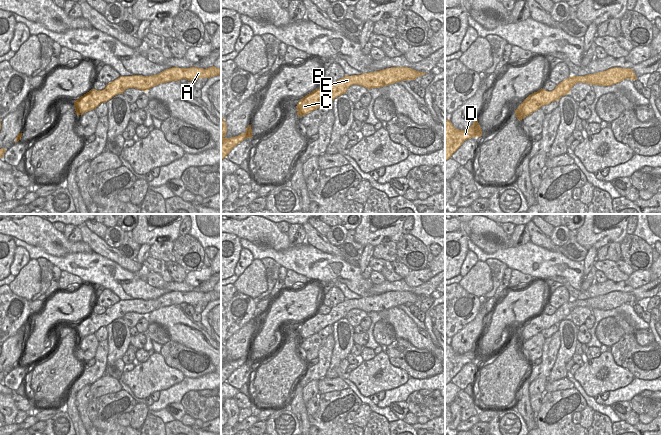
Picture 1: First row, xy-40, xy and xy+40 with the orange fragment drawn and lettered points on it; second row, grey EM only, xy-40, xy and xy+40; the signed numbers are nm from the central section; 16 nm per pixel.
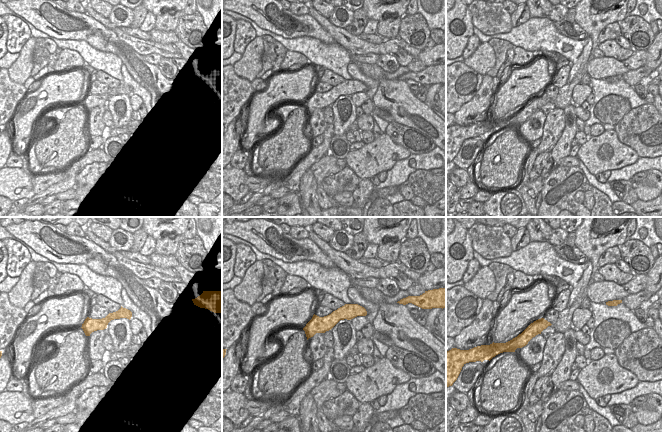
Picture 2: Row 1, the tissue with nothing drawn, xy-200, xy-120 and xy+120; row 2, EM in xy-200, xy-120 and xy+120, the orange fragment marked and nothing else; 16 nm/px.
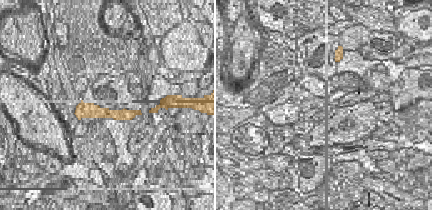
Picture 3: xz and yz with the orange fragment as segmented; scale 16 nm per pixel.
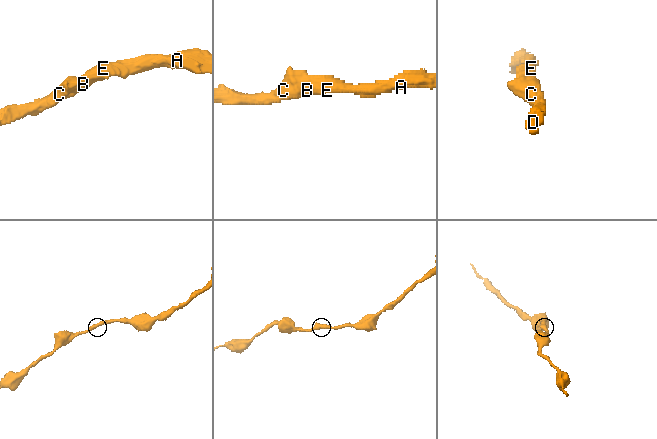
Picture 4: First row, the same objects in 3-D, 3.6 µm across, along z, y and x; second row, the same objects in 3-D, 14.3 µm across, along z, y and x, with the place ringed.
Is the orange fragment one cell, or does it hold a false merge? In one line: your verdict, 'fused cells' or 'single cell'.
single cell

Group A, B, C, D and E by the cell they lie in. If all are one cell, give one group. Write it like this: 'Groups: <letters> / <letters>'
Groups: A B C D E

